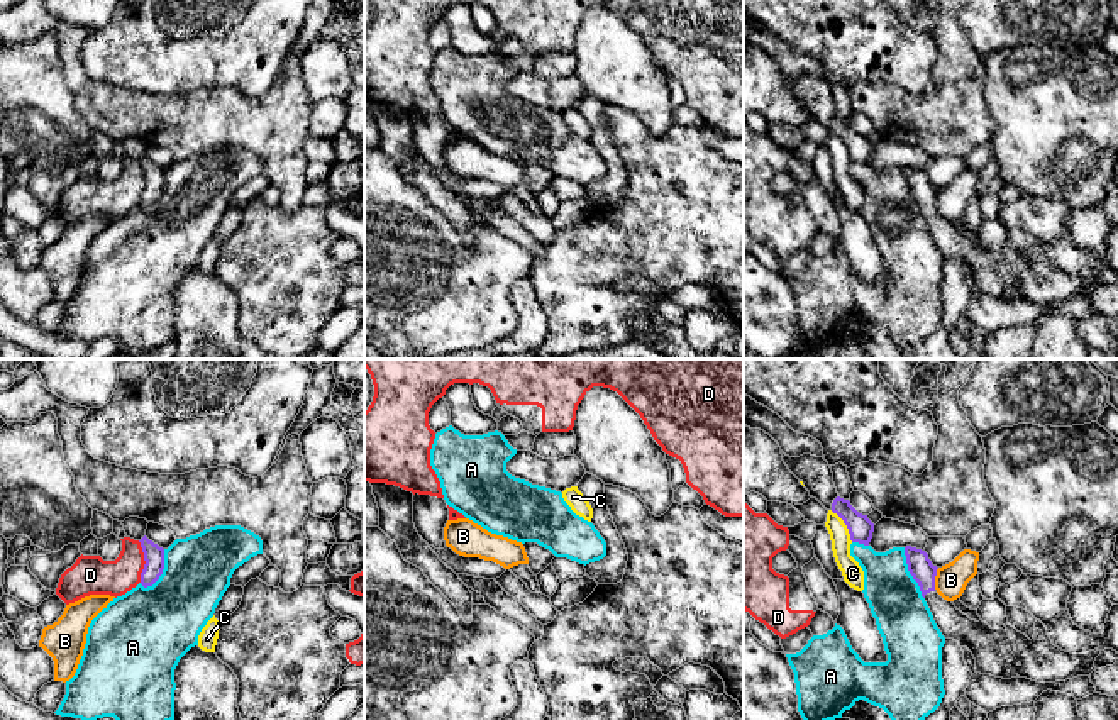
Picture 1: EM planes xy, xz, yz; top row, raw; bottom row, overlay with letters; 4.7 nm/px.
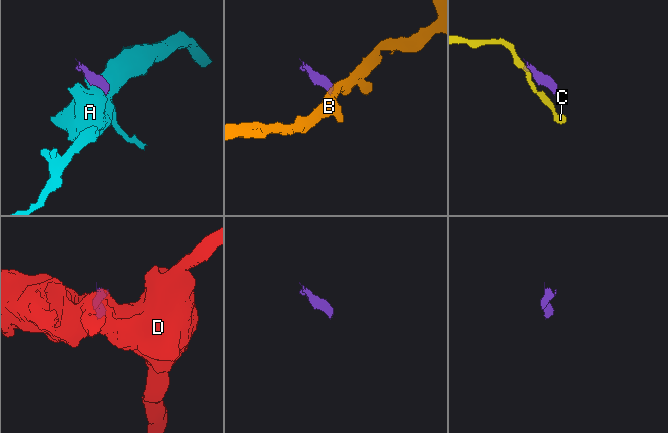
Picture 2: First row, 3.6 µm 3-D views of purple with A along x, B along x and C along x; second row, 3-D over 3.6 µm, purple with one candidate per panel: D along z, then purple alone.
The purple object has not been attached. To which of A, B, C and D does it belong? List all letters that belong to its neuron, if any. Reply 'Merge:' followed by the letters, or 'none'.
Merge: none

